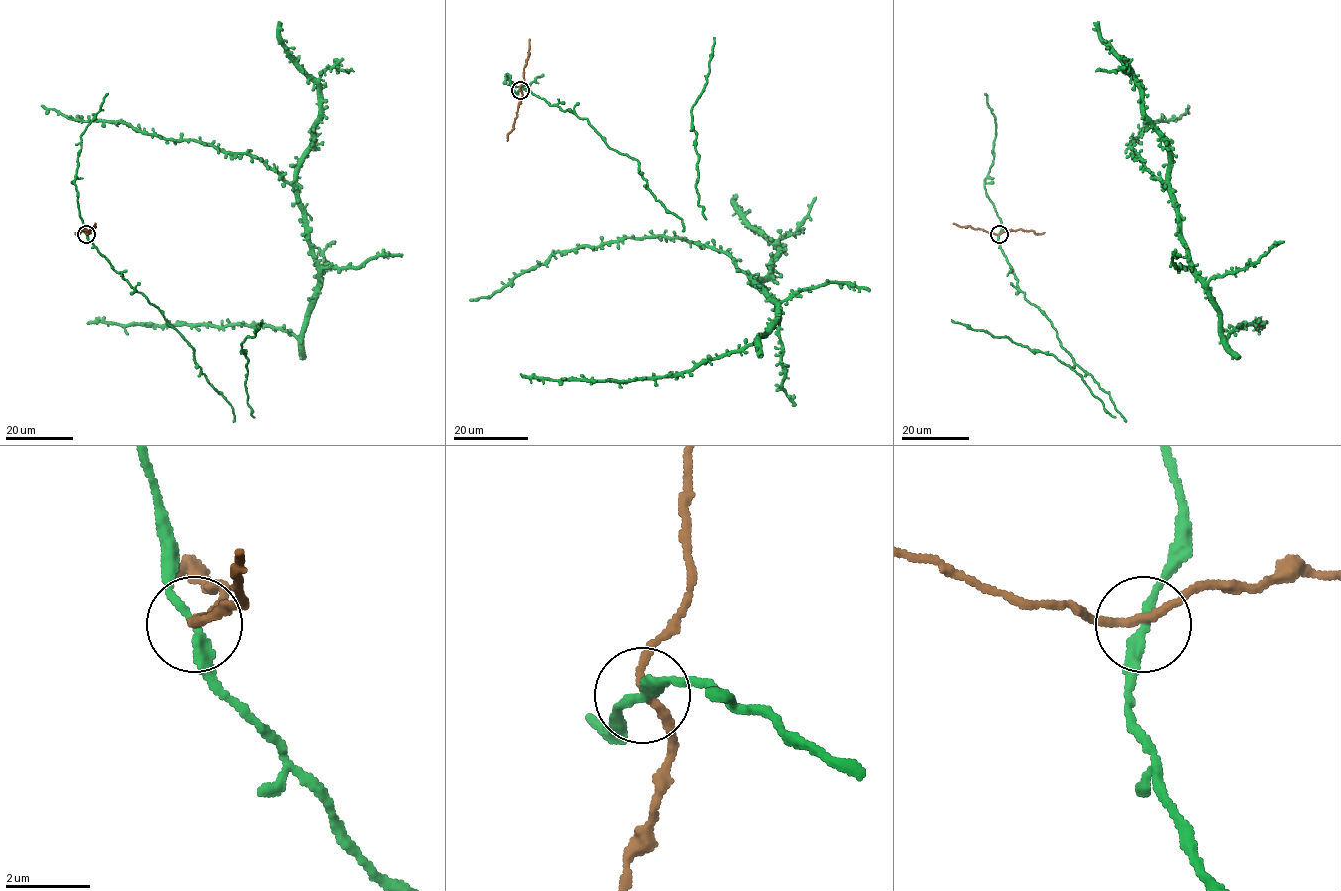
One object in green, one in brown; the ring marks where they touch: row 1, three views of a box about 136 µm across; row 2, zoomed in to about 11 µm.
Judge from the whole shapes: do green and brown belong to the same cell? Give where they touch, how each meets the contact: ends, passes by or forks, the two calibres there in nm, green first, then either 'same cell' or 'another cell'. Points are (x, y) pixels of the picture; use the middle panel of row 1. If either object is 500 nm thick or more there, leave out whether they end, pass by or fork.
place (520, 90); green passes by; brown passes by; calibres 220 and 190 nm; another cell

